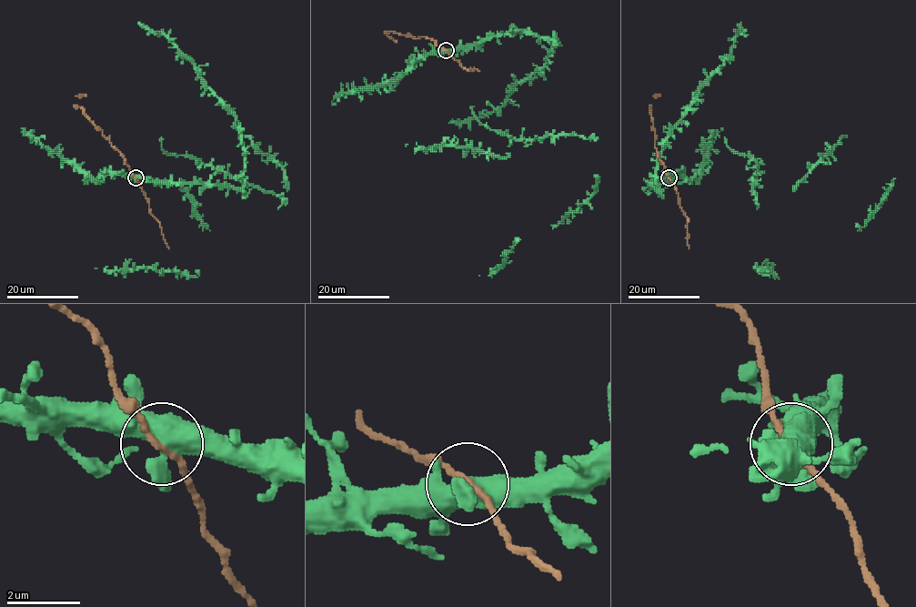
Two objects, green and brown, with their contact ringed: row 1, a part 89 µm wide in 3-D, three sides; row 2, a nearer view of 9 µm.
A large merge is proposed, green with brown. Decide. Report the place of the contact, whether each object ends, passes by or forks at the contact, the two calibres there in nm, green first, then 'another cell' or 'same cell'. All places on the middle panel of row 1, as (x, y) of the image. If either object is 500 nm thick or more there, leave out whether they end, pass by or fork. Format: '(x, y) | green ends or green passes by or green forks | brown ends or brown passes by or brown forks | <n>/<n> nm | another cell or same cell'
(446, 50) | green forks | brown passes by | 480/150 nm | same cell

